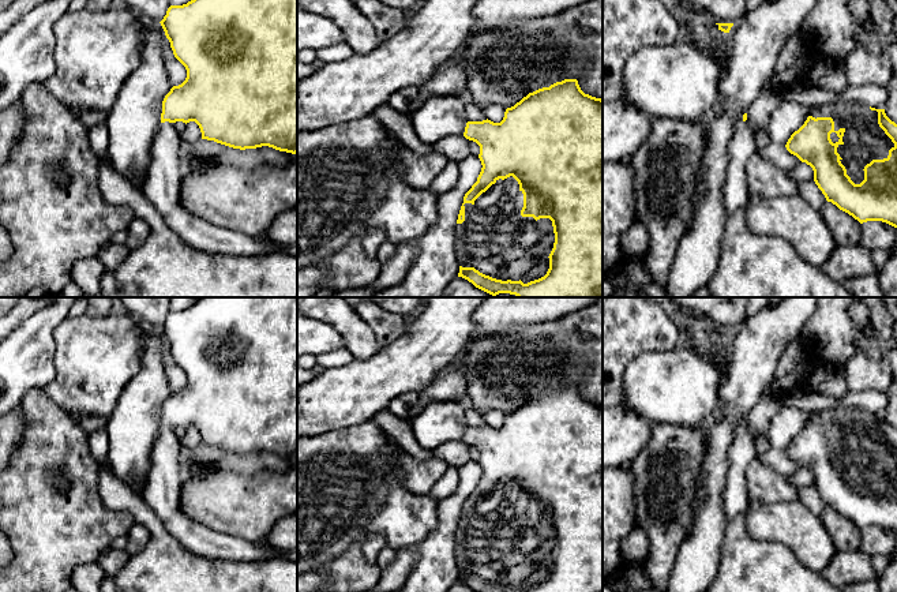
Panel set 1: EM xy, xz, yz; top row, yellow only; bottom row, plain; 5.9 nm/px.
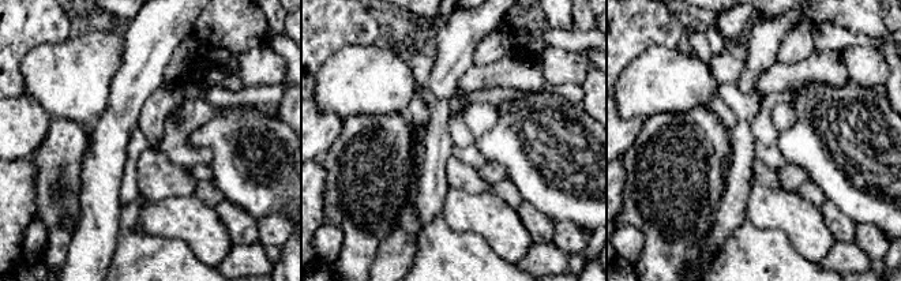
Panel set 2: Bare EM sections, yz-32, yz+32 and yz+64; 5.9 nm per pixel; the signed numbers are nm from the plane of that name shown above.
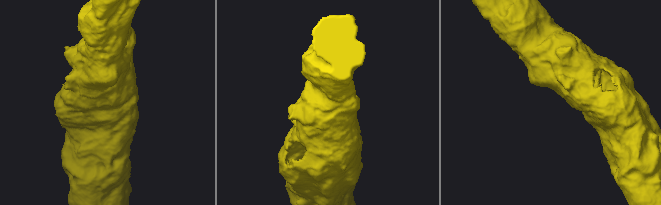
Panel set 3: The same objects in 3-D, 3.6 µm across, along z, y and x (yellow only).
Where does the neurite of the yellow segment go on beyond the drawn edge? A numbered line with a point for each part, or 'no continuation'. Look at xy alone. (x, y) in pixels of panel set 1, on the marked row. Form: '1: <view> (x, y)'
1: xy (162, 186)

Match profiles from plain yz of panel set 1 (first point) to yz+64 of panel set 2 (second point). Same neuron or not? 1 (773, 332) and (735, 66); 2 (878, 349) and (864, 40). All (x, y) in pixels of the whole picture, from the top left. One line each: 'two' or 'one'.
1: two
2: one

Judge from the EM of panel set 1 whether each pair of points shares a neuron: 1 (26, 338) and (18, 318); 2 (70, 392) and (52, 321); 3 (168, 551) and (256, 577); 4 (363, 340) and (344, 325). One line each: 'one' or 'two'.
1: two
2: two
3: one
4: one

